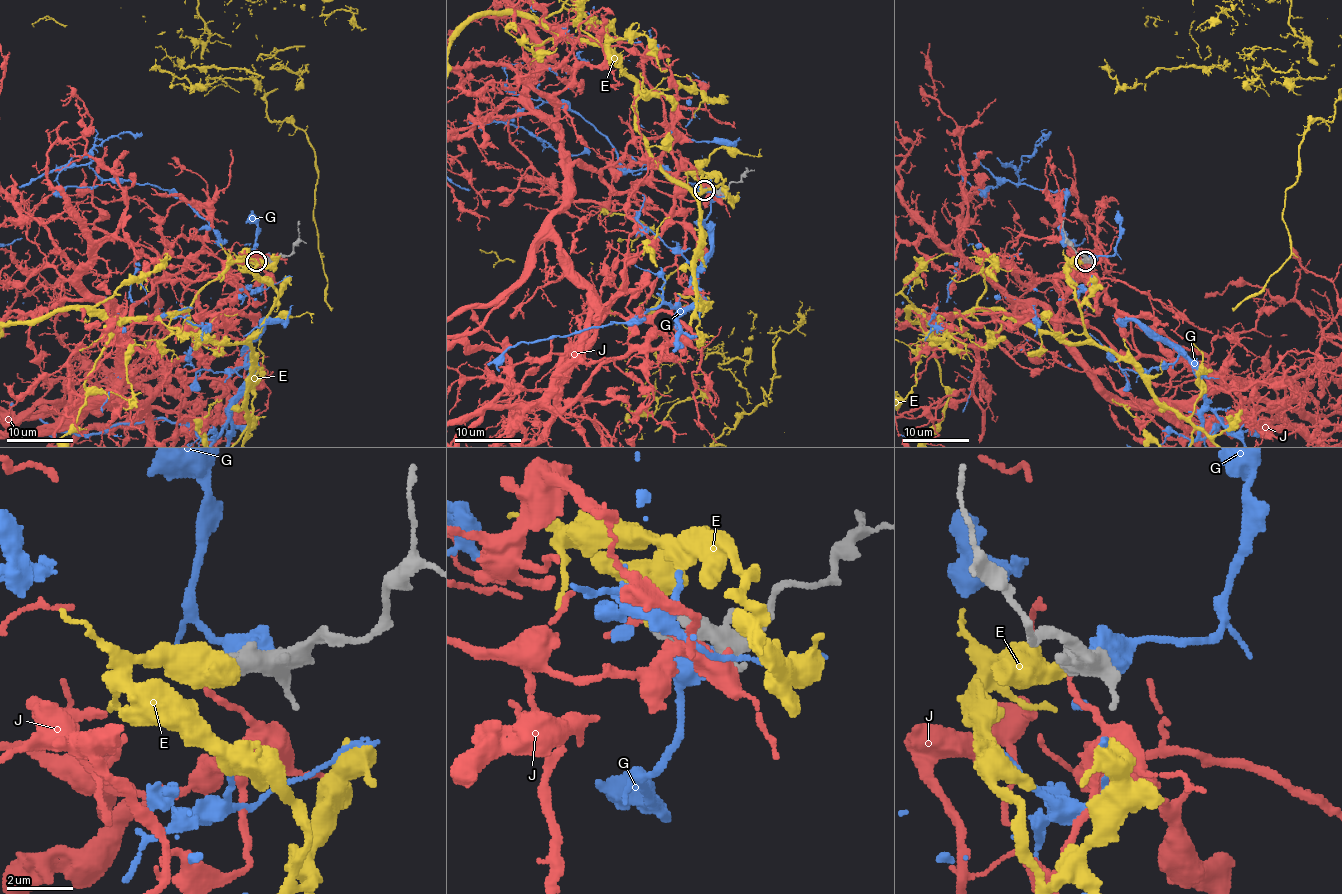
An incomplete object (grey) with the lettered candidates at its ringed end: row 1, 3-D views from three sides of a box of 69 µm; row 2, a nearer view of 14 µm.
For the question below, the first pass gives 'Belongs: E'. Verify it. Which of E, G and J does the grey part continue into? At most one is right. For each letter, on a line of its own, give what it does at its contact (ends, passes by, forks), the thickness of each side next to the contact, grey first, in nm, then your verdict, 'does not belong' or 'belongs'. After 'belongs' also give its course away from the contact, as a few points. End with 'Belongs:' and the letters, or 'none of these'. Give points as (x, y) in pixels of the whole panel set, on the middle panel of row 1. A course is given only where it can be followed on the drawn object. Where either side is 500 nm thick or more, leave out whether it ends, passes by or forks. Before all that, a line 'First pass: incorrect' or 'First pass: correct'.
First pass: correct
E: it passes by; calibres 320 and 260 nm; belongs
G: calibres 700 and 480 nm; does not belong
J: it passes by; calibres 320 and 170 nm; does not belong
Belongs: E

